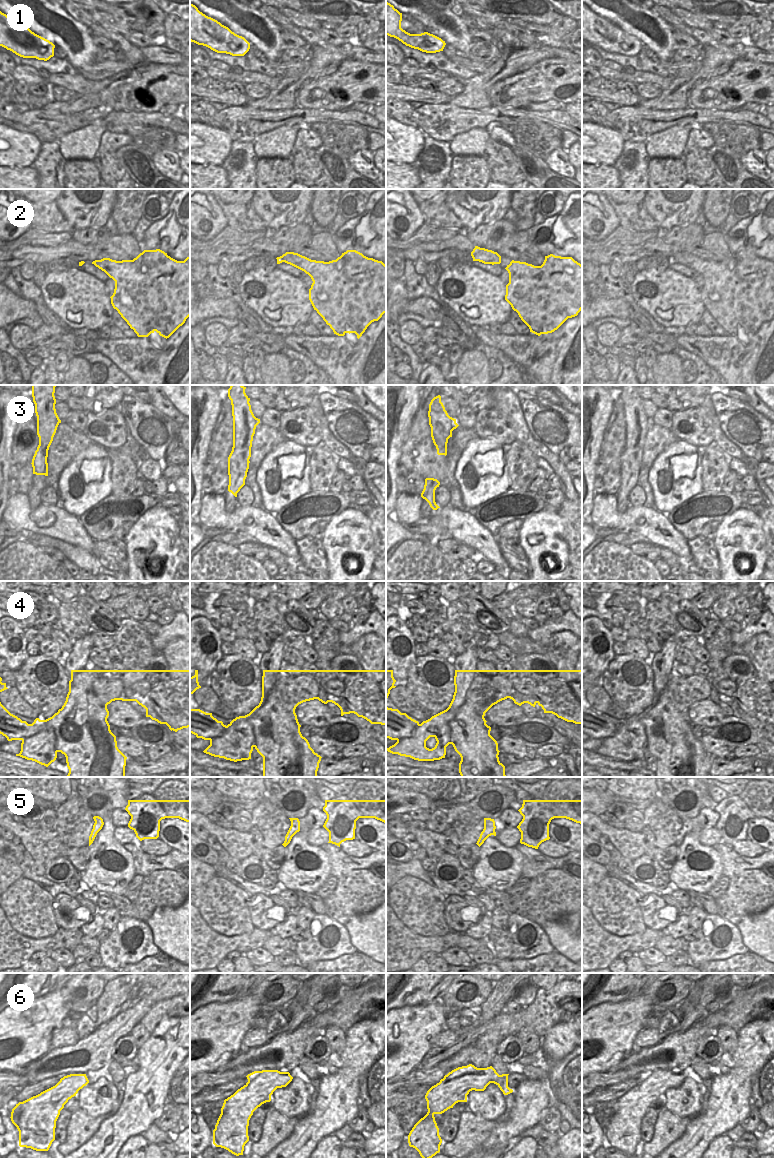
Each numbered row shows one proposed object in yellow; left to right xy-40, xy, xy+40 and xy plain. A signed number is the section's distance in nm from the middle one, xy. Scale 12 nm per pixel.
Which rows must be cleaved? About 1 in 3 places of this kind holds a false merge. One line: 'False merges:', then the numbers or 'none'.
False merges: 4, 5

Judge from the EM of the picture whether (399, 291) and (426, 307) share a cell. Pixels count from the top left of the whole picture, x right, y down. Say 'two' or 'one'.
two

